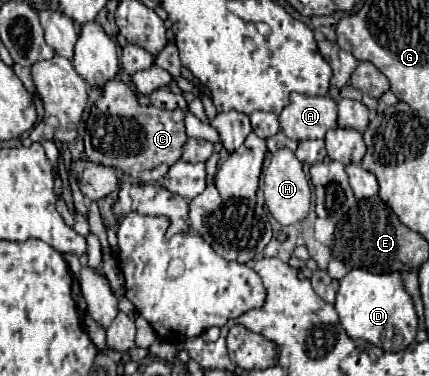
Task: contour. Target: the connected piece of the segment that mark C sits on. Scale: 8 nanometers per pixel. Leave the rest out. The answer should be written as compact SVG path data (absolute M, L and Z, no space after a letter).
M111 80L105 84L101 100L91 108L85 154L91 162L117 168L135 182L157 182L181 158L185 142L185 110L163 110L153 104L143 108L131 86Z

